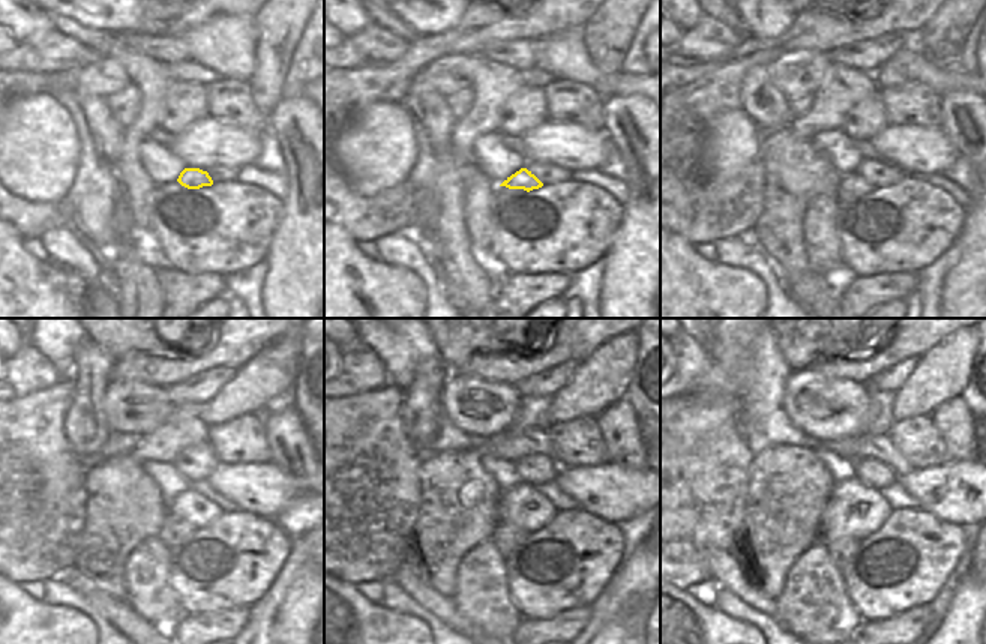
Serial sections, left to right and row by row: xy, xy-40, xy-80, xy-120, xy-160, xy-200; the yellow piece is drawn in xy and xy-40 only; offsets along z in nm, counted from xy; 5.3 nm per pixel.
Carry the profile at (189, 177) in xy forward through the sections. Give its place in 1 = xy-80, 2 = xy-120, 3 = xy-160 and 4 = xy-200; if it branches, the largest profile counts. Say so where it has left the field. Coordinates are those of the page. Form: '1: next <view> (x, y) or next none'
1: next xy-80 (851, 186)
2: next xy-120 (176, 529)
3: next xy-160 (506, 536)
4: next xy-200 (841, 550)

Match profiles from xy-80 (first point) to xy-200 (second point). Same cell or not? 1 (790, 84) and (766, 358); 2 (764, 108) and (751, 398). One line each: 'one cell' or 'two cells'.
1: two cells
2: one cell

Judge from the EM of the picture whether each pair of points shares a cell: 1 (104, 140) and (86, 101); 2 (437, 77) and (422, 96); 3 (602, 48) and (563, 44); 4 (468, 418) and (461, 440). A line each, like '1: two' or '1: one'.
1: one
2: two
3: two
4: two

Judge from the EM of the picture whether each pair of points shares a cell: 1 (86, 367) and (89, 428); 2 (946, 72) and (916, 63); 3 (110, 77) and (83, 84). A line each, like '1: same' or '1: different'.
1: same
2: same
3: same

